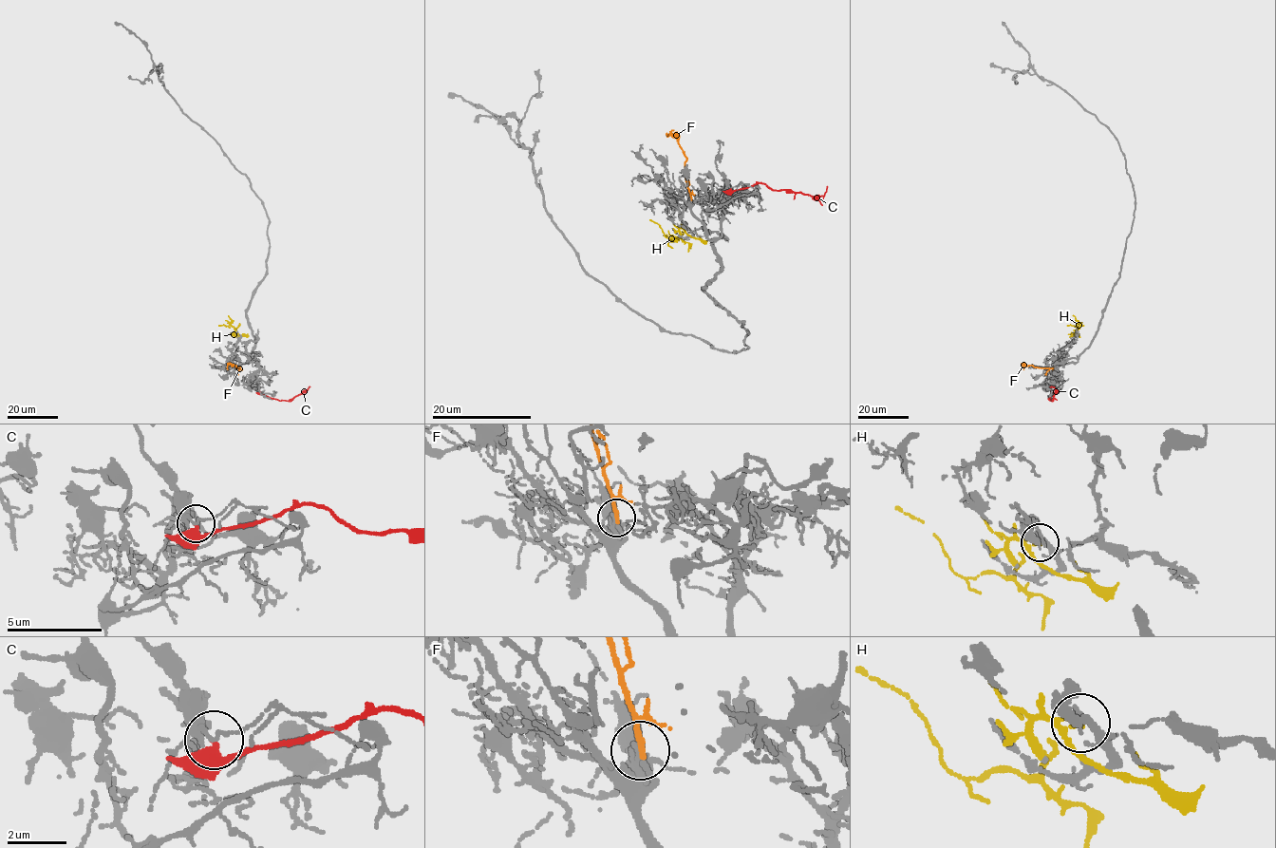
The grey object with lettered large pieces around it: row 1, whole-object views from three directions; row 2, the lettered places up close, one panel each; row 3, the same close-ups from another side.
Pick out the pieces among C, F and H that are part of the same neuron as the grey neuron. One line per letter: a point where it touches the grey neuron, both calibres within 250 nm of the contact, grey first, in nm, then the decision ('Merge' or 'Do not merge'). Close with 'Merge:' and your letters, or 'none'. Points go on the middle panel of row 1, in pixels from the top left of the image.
C: Touches grey at (730, 188). Thickness 120 nm (grey) against 380 nm. Do not merge
F: Touches grey at (691, 198). Thickness 130 nm (grey) against 220 nm. Merge
H: Touches grey at (687, 229). Thickness 120 nm (grey) against 110 nm. Do not merge
Merge: F

